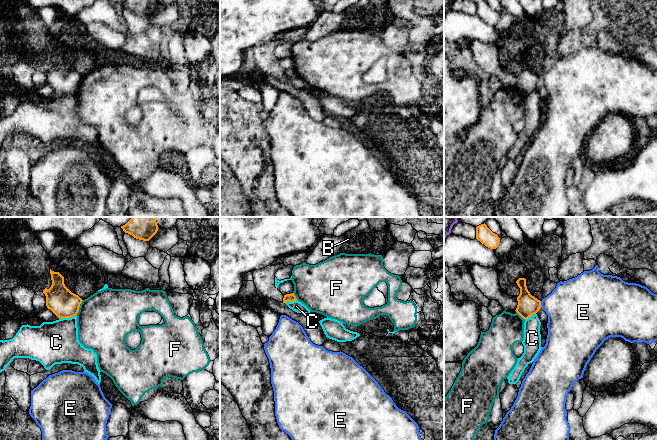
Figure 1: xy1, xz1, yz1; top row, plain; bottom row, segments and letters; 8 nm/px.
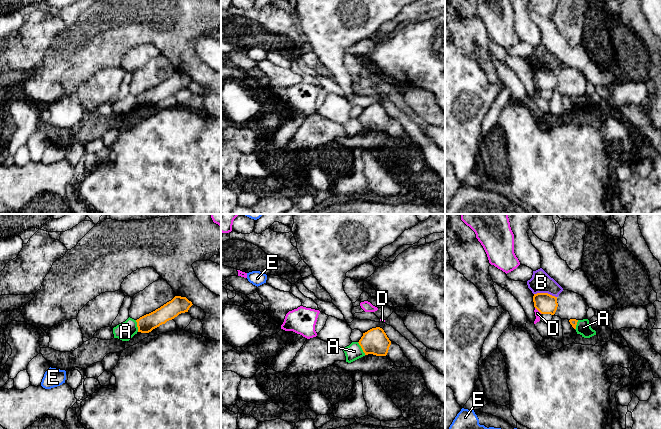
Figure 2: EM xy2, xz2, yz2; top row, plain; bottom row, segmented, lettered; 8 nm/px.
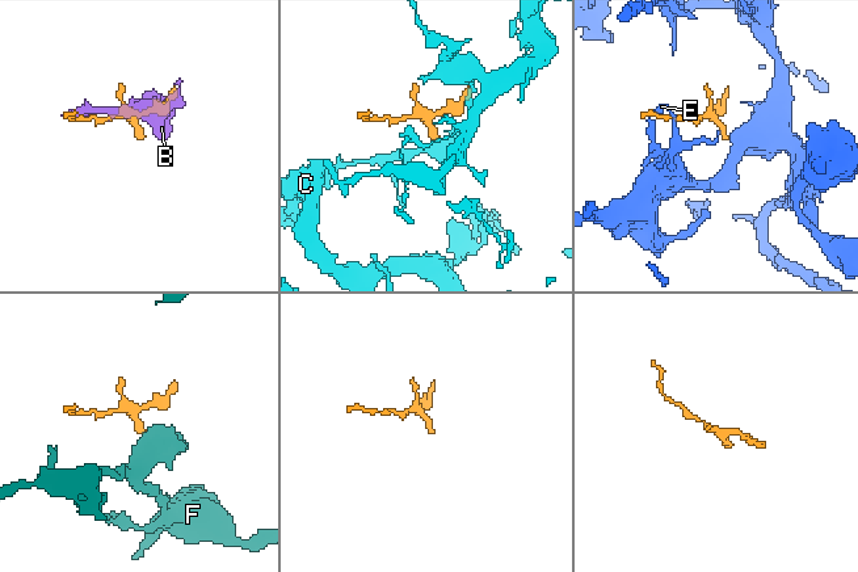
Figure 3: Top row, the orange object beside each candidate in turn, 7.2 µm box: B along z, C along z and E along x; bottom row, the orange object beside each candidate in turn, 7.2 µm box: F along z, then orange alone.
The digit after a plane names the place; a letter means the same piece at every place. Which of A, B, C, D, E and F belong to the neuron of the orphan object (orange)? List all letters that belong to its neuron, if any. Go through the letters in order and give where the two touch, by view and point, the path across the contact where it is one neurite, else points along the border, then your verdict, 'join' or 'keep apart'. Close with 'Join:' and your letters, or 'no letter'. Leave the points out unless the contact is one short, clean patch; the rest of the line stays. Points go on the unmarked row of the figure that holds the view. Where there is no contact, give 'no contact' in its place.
A: meets orange in xz2 at (361, 123); border along xz2 (357, 118), (365, 130); keep apart
B: meets orange in yz2 at (545, 69); keep apart
C: meets orange in xy1 at (67, 93); border along xy1 (75, 91), (59, 95); keep apart
D: meets orange in yz2 at (538, 86); keep apart
E: meets orange in yz1 at (540, 80); runs through yz1 (528, 81), (540, 80), (571, 83); join
F: meets orange in xy1 at (78, 84); border along xy1 (83, 76), (75, 91); keep apart
Join: E

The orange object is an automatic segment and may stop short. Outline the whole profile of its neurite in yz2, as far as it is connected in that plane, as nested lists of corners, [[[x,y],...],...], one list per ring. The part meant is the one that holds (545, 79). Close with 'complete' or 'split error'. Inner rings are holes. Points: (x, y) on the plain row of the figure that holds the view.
[[[548,69],[534,70],[533,78],[534,78],[534,83],[541,90],[554,91],[558,83],[557,73],[552,72]]] | complete

